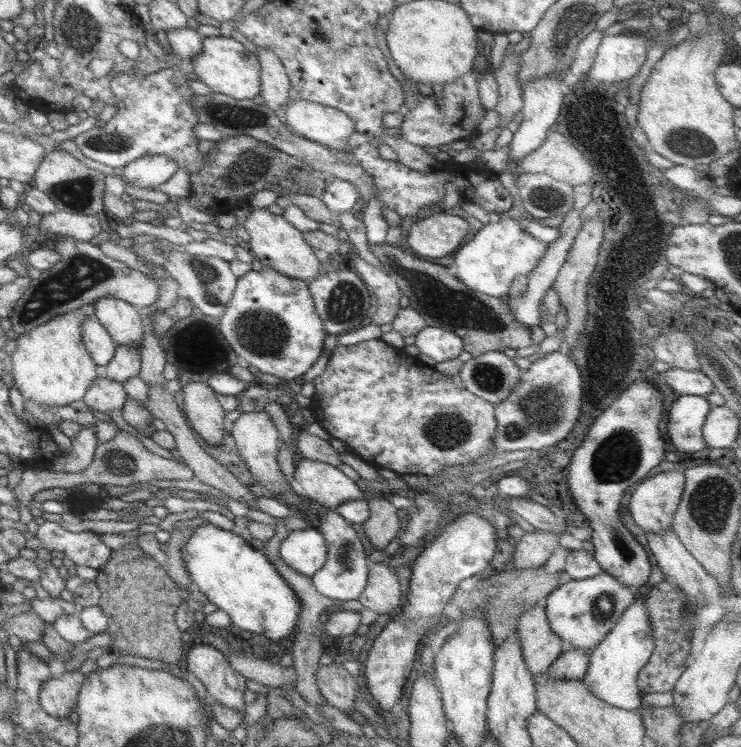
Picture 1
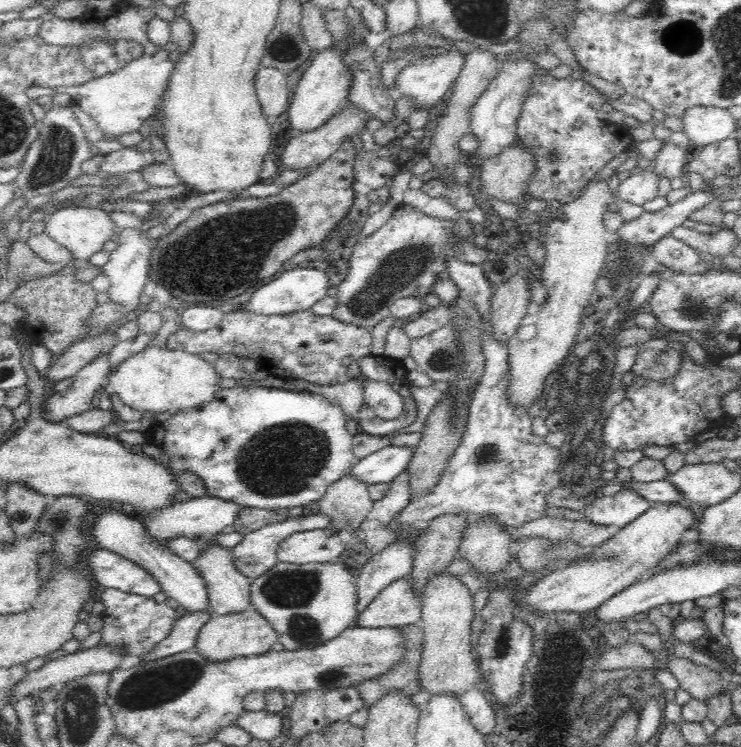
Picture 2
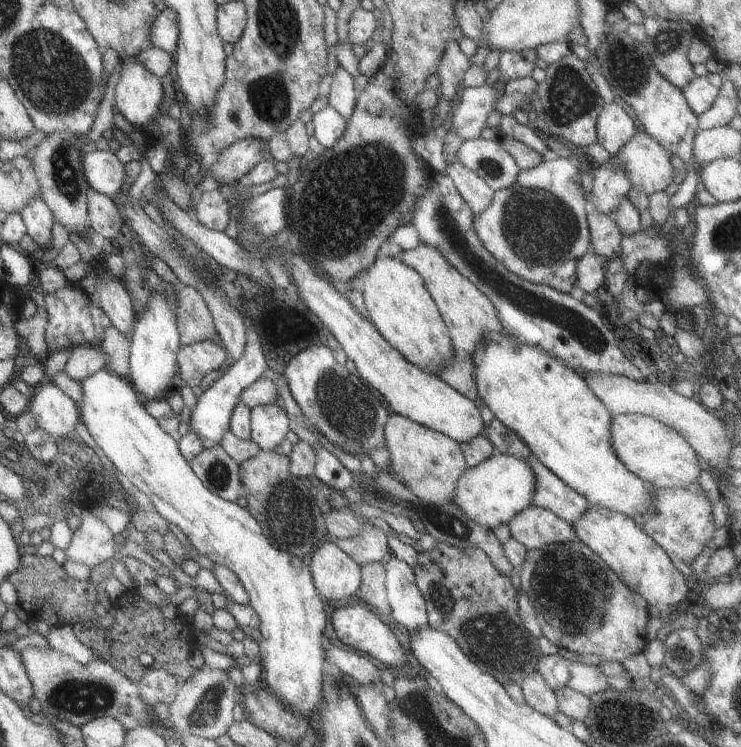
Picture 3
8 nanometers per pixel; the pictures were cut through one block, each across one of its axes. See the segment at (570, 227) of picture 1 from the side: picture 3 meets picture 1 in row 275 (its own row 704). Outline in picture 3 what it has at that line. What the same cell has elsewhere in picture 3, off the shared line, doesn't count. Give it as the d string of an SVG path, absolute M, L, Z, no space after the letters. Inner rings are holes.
M539 675L525 677L518 684L521 687L525 702L530 707L552 718L559 712L555 691L549 688Z

